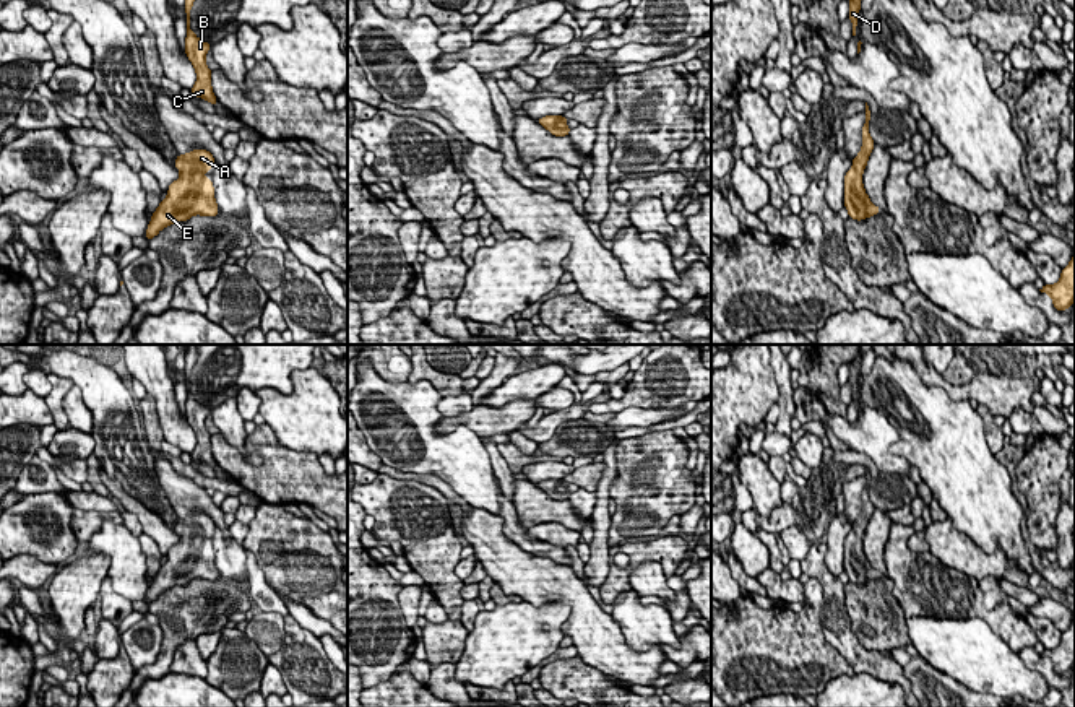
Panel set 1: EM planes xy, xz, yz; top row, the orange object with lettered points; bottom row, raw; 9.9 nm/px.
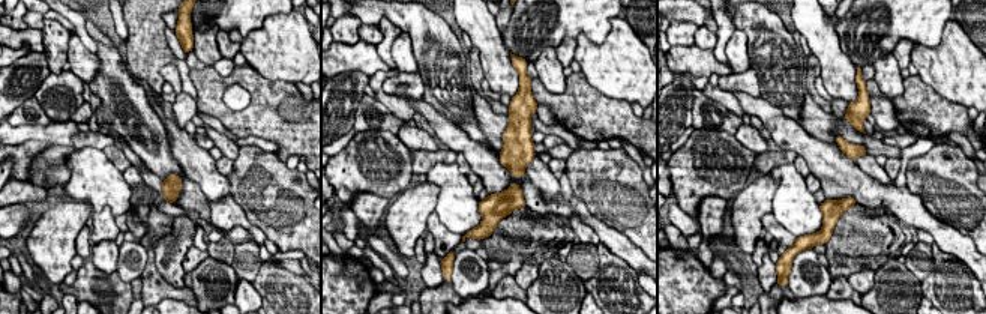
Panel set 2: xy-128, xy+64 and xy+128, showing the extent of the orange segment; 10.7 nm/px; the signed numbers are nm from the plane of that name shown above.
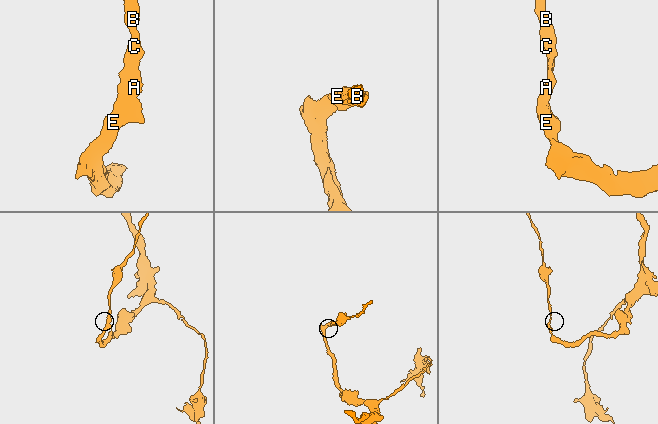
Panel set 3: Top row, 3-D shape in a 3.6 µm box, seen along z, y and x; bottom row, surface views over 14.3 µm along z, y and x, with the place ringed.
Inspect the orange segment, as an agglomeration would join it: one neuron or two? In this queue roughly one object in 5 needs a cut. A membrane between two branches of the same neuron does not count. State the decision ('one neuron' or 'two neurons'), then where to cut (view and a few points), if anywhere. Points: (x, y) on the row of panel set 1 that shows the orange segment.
one neuron; no cut

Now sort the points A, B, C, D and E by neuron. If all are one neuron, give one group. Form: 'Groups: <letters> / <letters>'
Groups: A B C D E

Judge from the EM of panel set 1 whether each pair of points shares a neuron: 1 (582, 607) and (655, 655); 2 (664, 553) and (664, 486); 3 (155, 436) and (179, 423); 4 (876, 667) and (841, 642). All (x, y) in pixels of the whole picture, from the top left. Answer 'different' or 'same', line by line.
1: same
2: different
3: different
4: same

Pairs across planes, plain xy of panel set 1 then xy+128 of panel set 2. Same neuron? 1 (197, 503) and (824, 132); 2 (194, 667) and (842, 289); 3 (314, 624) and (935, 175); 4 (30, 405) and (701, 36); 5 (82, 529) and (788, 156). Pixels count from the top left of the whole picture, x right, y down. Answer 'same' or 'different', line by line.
1: same
2: same
3: different
4: different
5: same

